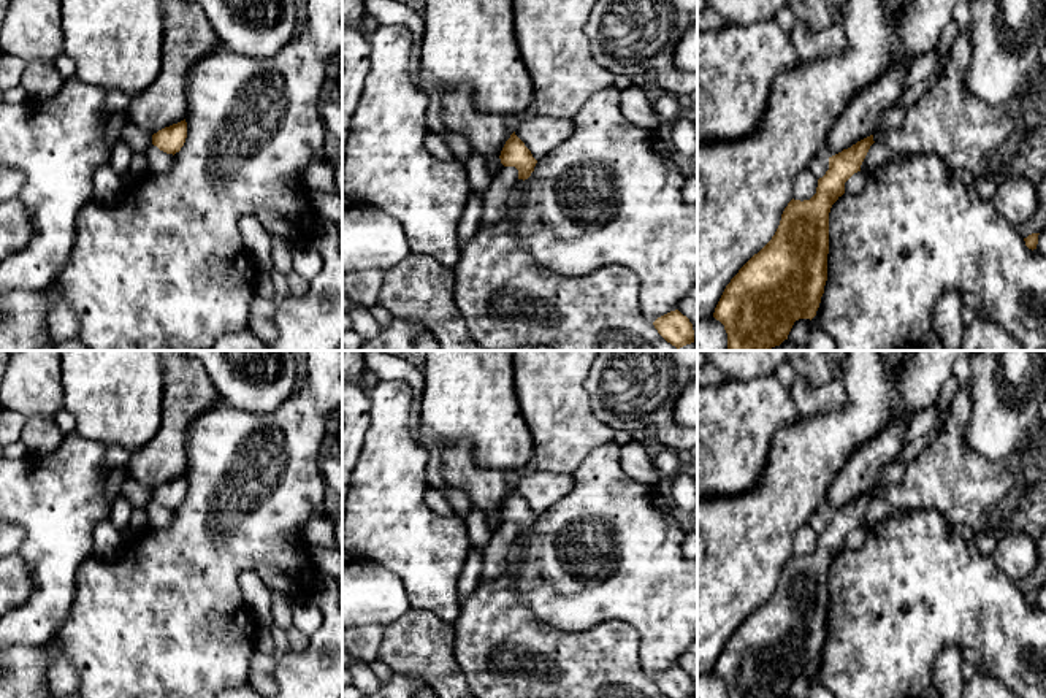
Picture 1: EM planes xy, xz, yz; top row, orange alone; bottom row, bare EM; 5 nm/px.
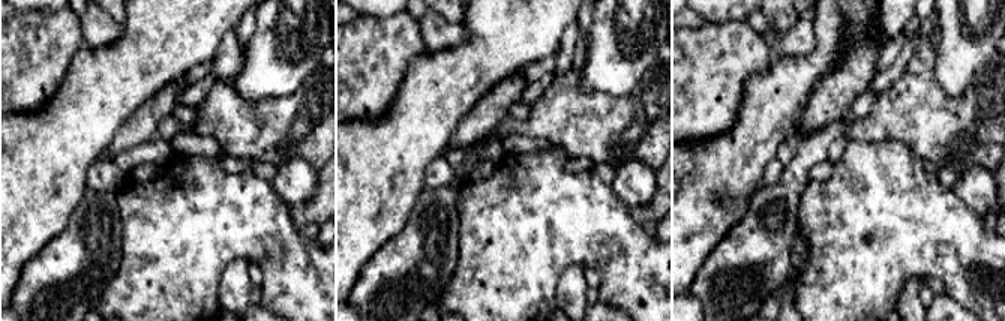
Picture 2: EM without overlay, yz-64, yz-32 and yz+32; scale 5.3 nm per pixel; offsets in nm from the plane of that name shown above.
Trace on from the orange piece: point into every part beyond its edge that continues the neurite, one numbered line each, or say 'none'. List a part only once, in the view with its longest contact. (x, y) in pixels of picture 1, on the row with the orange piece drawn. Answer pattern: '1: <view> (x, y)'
none

